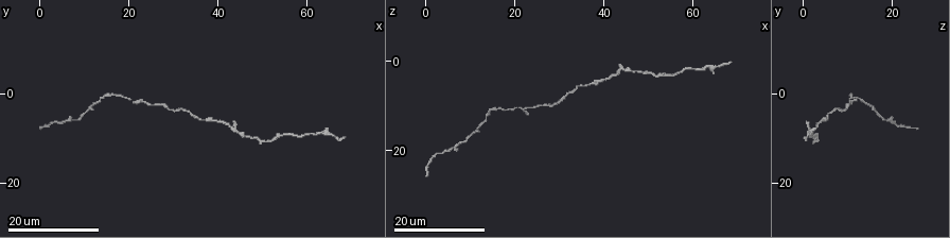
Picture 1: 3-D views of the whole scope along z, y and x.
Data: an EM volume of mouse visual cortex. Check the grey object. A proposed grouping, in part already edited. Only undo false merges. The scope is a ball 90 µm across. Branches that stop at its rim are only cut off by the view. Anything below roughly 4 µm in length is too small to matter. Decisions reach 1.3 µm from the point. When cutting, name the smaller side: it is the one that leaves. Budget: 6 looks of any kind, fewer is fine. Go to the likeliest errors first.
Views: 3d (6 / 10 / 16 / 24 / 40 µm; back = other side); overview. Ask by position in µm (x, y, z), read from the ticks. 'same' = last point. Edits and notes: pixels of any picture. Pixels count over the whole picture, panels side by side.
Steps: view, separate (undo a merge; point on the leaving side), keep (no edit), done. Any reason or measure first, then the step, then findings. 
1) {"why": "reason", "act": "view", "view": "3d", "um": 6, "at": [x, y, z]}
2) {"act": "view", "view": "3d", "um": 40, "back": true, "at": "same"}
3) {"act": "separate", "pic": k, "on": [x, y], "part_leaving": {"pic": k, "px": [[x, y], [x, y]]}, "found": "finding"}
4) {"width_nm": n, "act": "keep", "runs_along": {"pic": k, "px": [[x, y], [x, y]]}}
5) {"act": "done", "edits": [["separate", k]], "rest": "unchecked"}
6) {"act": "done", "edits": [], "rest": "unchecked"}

{"why": "calibre changes", "act": "view", "view": "3d", "um": 24, "at": [16.5, 0.0, 10.0]}

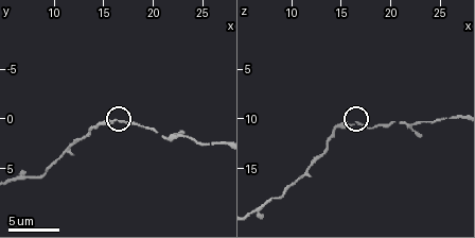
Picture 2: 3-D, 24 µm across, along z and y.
{"act": "view", "view": "3d", "um": 10, "at": [16.6, 0.0, 10.6]}

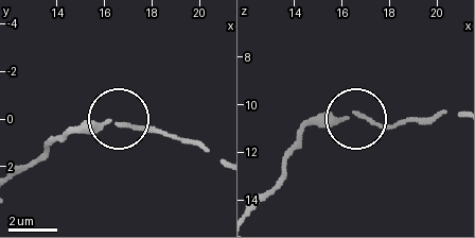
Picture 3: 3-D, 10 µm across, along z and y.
{"act": "keep", "found": "all the same neuron"}

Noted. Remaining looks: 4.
{"why": "thick turns thin", "act": "view", "view": "3d", "um": 24, "at": [44.0, 8.5, 2.0]}

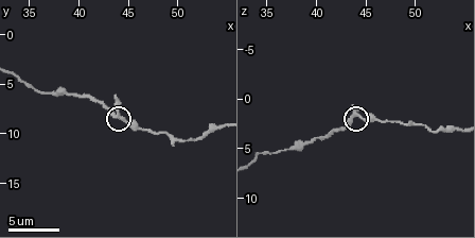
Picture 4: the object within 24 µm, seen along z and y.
{"why": "zoom in", "act": "view", "view": "3d", "um": 10, "at": [44.0, 8.2, 1.6]}

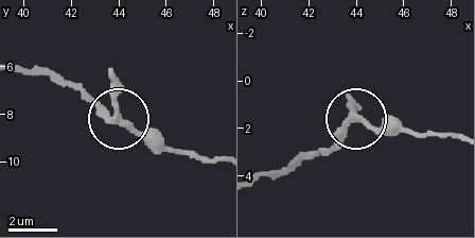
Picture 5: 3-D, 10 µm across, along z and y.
{"why": "zoom in", "act": "view", "view": "3d", "um": 6, "at": [44.0, 8.3, 1.5]}

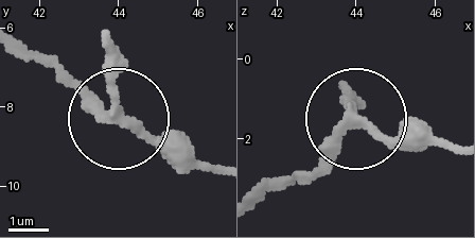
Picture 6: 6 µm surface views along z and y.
{"arms": 3, "act": "keep", "runs_along": {"pic": 6, "px": [[18, 44], [187, 172]]}, "found": "continuous, no second neuron"}

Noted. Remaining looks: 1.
{"why": "sudden change in width", "act": "view", "view": "3d", "um": 6, "at": [23.0, 1.6, 10.2]}

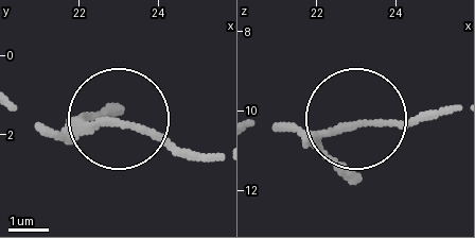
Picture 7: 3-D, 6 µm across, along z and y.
{"act": "keep", "found": "one neuron here"}

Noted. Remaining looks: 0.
{"act": "done", "edits": [], "rest": "unchecked"}

